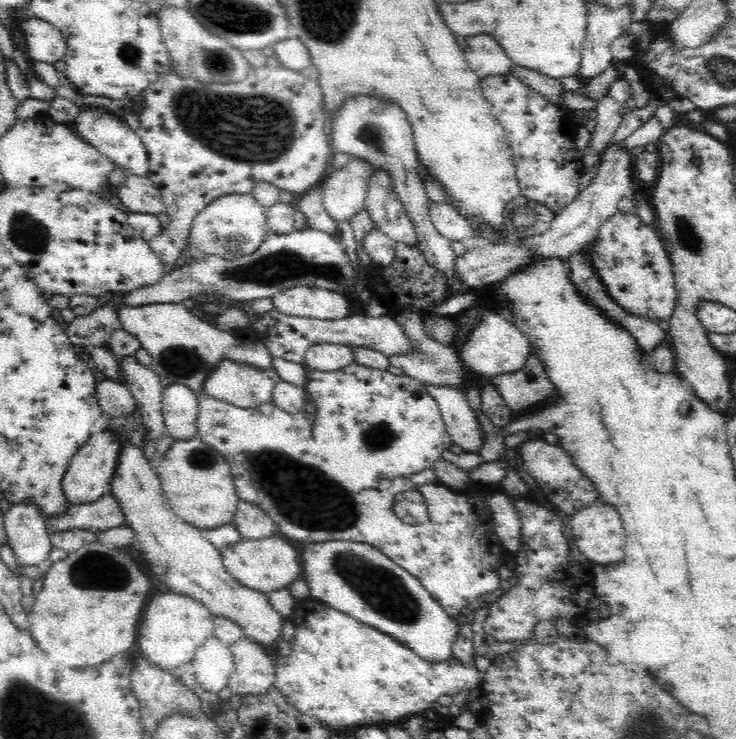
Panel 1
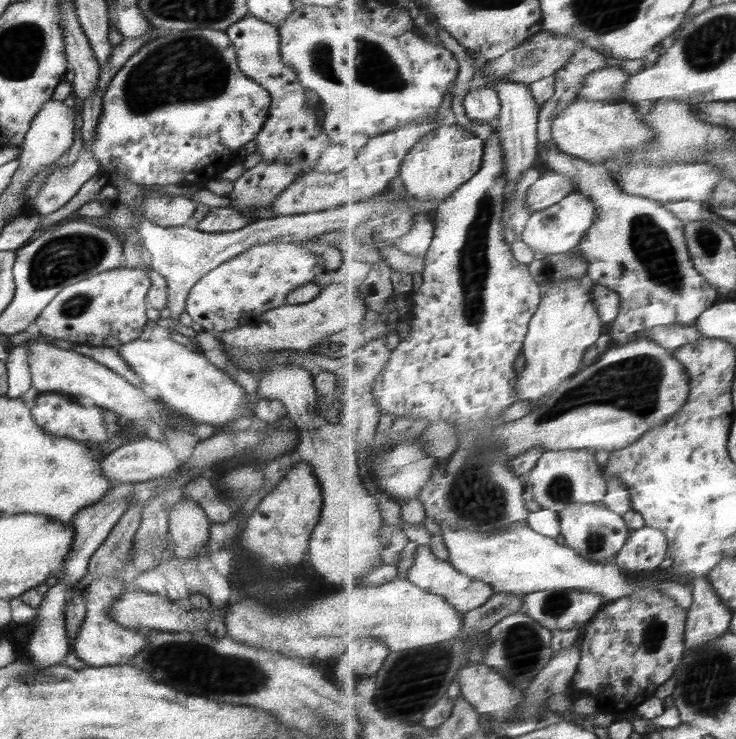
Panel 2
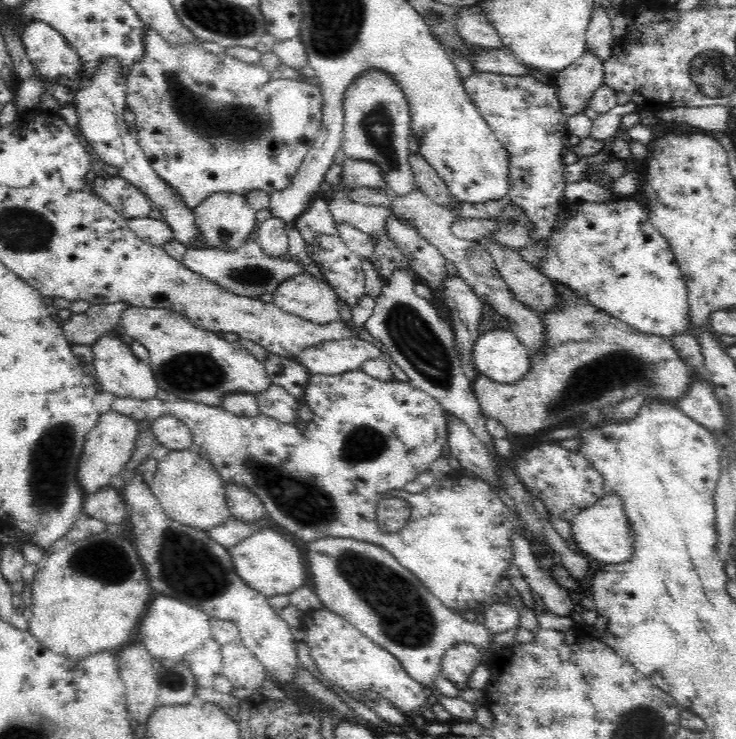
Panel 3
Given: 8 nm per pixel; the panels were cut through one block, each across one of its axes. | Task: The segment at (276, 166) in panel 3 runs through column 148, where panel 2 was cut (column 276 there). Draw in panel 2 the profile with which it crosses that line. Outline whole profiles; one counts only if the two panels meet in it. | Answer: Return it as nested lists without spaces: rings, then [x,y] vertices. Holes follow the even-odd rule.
[[[248,13],[242,20],[231,24],[225,33],[232,42],[242,74],[254,79],[271,96],[268,119],[255,138],[262,161],[270,163],[276,159],[302,159],[303,174],[310,174],[330,143],[320,126],[321,116],[316,102],[299,84],[296,72],[282,62],[278,26],[262,22]]]

